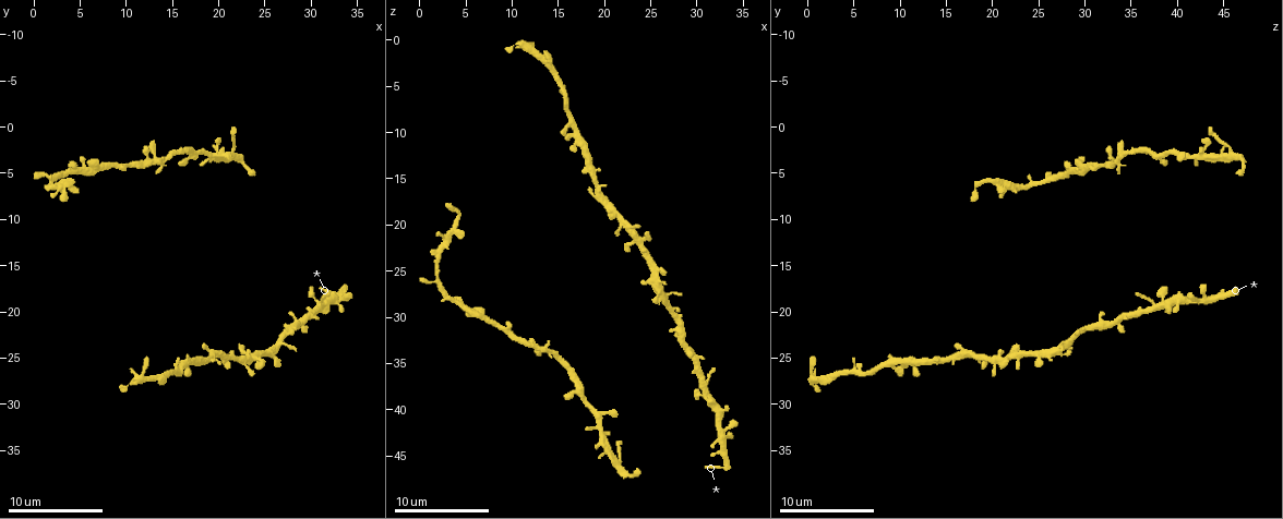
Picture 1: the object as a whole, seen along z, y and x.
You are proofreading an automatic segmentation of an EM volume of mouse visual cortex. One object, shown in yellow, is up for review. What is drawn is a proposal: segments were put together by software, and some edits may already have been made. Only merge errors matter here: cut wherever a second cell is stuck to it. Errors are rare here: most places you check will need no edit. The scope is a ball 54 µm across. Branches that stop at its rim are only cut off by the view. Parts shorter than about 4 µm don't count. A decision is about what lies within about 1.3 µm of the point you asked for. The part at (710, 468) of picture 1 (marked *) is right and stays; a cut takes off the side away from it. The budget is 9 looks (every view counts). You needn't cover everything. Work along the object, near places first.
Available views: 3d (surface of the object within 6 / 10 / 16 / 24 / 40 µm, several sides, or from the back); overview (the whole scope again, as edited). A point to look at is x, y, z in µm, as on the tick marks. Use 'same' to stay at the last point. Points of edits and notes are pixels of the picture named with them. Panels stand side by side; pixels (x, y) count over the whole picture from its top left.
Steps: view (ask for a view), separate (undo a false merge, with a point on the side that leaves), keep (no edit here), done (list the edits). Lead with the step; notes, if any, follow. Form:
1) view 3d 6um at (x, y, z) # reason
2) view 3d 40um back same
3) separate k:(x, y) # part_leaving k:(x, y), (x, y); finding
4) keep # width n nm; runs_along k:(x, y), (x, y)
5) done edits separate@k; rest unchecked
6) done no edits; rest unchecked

view 3d 16um at (32.2, 18.6, 39.8) # three arms meet

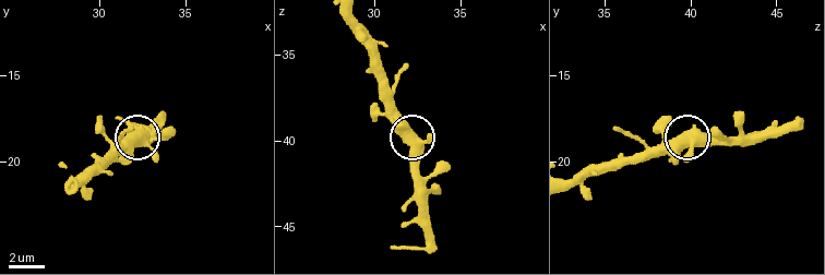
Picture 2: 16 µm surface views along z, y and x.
view 3d 16um back at (32.0, 18.8, 39.6) # other side

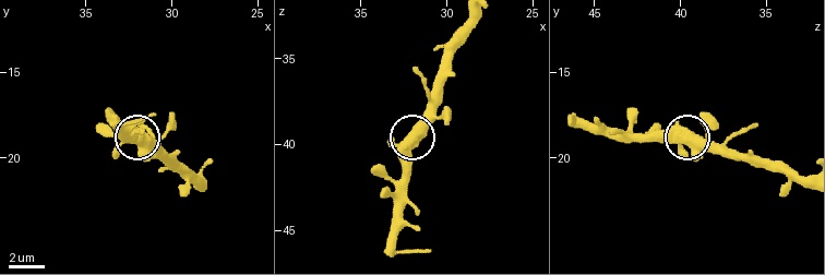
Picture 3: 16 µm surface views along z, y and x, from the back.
keep # width 510 nm; all the same cell

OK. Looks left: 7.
view 3d 10um at (2.6, 5.4, 26.8) # calibre changes

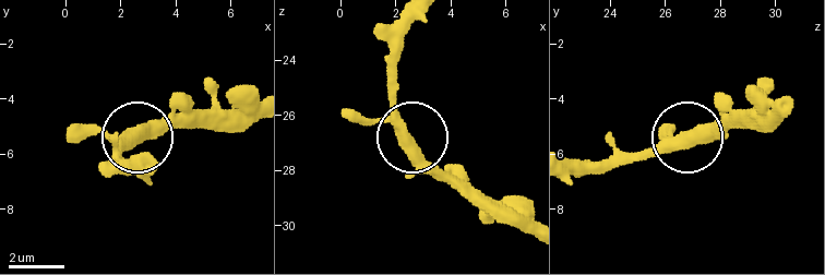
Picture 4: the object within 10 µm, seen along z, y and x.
keep # width 350 nm; runs_along 4:(788, 104), (741, 108), (668, 145), (607, 157); continuous, no second cell

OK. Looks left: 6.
view 3d 6um at (9.6, 4.4, 31.4) # three-way junction

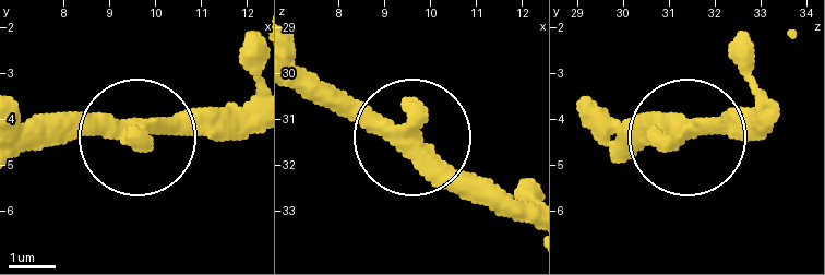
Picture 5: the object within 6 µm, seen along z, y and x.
keep # width 330 nm; runs_along 5:(524, 219), (453, 188), (317, 74); one cell here

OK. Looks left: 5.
view 3d 6um at (4.4, 6.0, 19.2) # thin neck

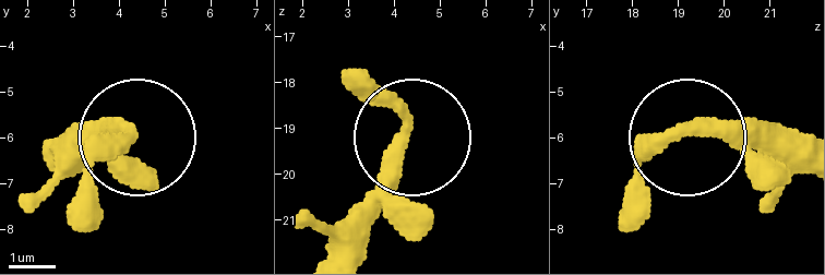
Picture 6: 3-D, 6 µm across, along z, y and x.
view 3d 6um back at (4.25, 5.85, 18.95) # other side

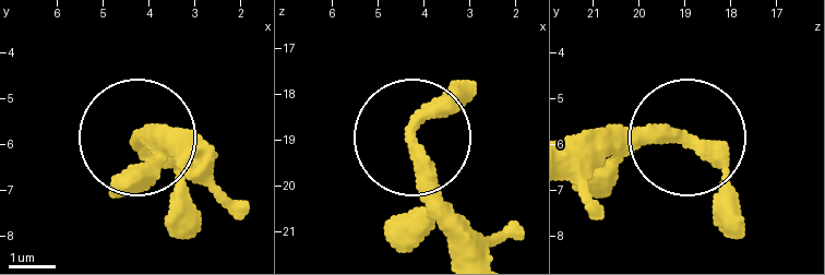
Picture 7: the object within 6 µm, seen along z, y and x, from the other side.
keep # width 320 nm; runs_along 7:(570, 163), (676, 139), (715, 166), (742, 217); all the same cell

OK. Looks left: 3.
done no edits; rest unchecked

